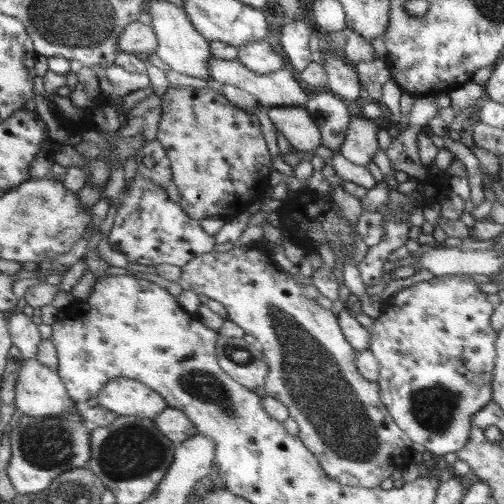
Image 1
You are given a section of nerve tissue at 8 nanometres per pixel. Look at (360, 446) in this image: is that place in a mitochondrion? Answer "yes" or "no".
yes

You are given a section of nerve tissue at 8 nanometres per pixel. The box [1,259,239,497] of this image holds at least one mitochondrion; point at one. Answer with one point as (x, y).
(134, 450)

